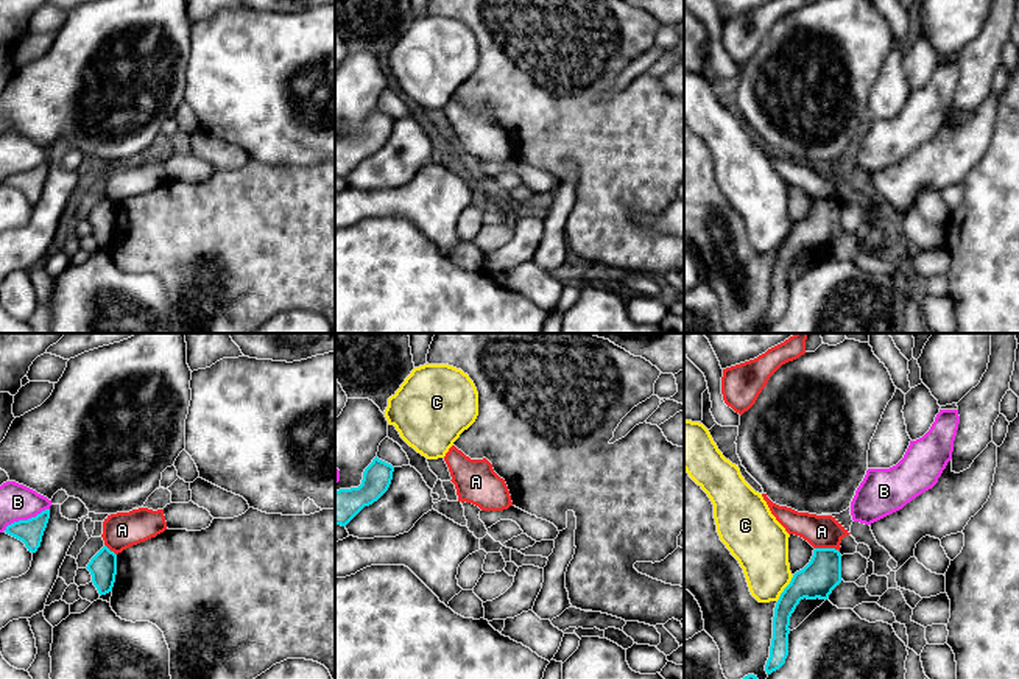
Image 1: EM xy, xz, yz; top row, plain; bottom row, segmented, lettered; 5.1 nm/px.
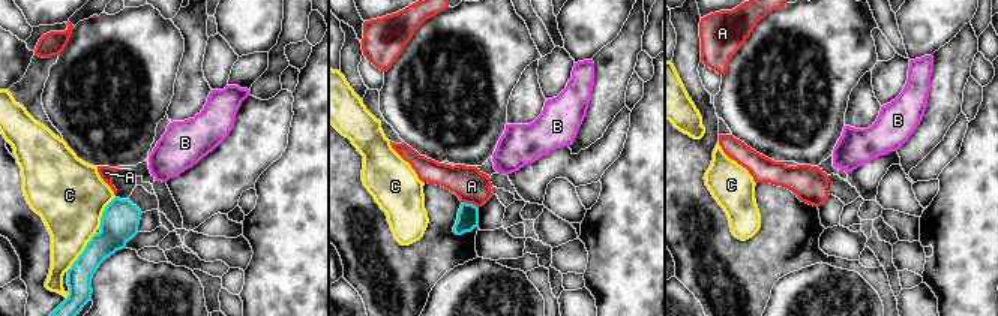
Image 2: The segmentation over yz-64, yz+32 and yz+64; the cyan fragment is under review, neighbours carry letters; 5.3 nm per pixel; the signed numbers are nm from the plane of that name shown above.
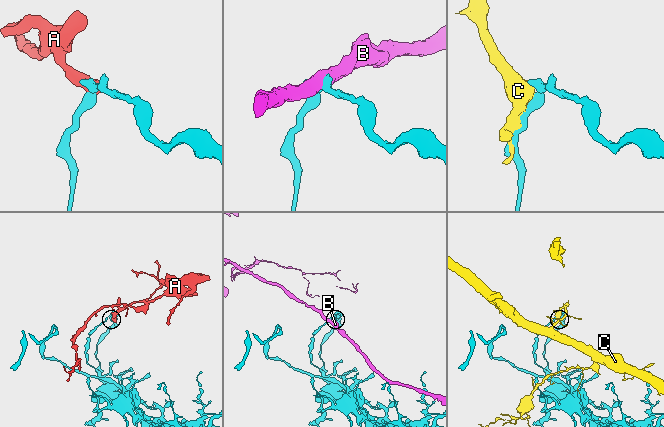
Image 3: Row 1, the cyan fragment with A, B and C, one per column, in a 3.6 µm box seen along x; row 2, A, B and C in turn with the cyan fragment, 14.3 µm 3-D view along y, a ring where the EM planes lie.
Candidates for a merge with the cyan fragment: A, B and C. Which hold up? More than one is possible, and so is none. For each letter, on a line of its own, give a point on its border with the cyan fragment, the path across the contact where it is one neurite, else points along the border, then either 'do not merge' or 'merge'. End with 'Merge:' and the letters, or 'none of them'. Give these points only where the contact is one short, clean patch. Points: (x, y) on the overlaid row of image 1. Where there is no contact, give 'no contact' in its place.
A: yz (828, 548) | along yz (815, 547), (834, 547), (839, 552) | do not merge
B: xy (25, 520) | do not merge
C: yz (786, 587) | do not merge
Merge: none of them

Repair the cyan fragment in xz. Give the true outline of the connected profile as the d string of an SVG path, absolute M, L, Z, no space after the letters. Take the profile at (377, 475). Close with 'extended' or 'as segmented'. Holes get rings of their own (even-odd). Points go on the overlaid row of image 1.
M376 456L358 487L335 491L335 525L346 526L365 506L377 501L388 491L393 472L391 464Z | as segmented

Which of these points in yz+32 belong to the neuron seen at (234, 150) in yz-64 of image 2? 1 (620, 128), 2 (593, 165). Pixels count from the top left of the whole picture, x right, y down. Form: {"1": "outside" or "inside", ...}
{"1": "inside", "2": "inside"}

